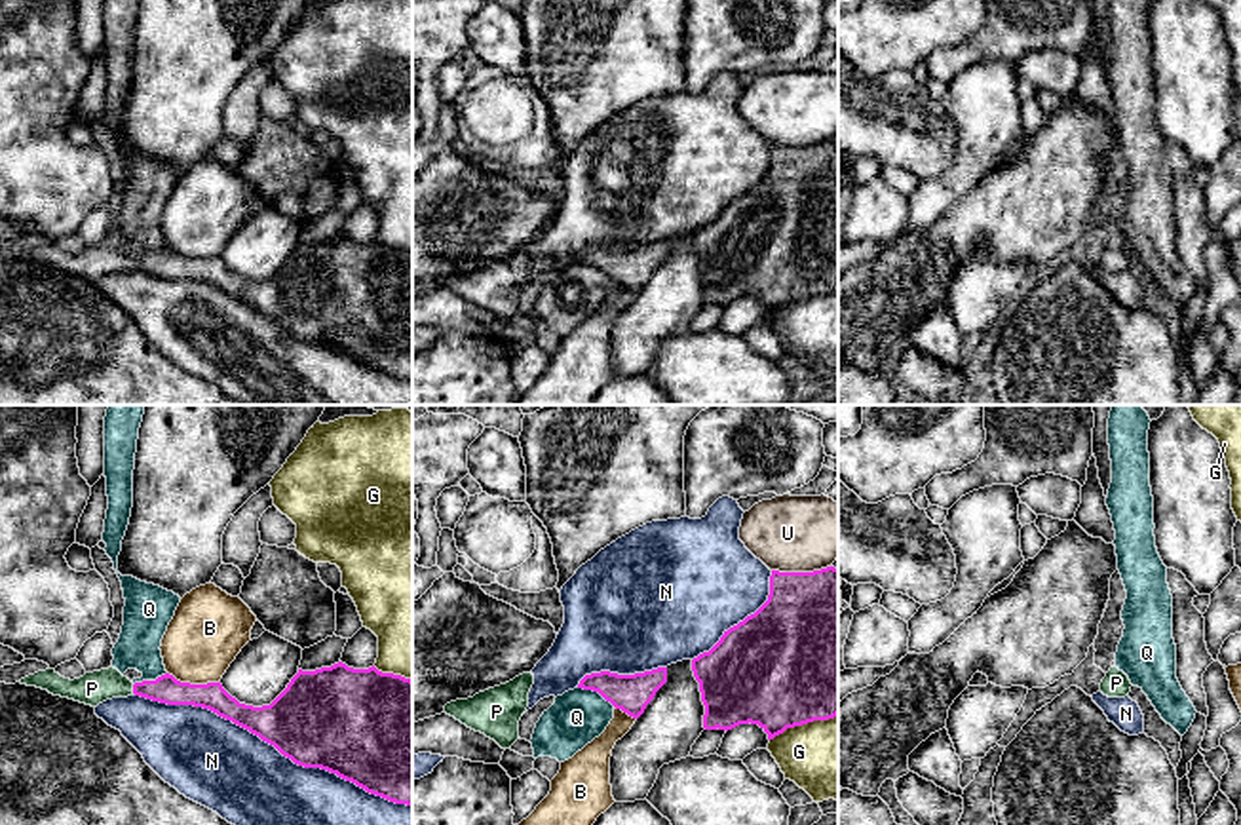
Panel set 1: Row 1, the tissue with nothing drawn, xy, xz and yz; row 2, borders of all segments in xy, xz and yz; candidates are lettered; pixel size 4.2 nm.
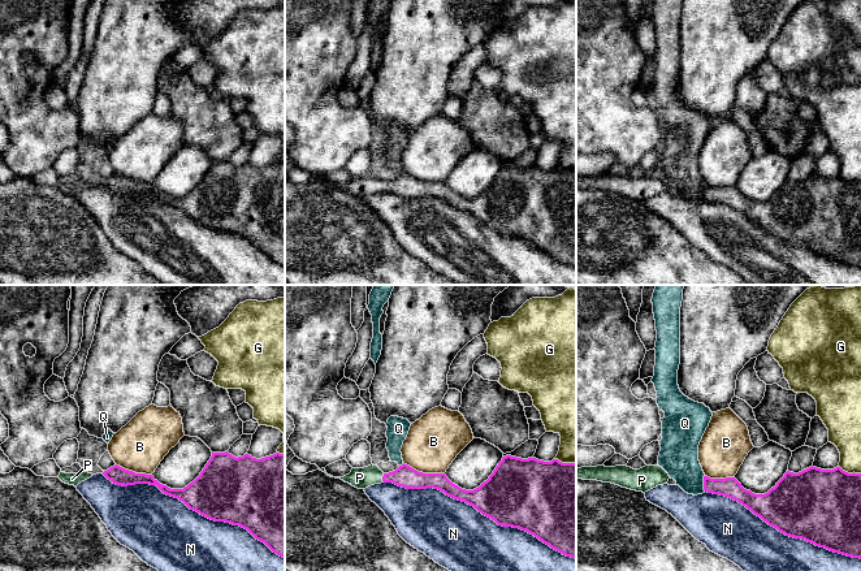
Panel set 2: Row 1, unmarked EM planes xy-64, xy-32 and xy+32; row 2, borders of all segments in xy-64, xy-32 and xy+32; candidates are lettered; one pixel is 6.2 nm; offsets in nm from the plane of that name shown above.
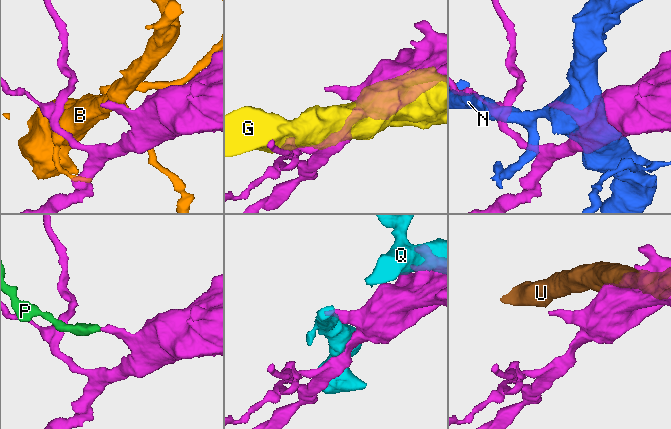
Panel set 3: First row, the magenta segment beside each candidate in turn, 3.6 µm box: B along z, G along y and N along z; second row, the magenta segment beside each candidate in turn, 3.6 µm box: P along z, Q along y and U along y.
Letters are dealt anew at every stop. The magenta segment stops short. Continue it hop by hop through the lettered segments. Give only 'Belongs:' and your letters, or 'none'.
Belongs: P

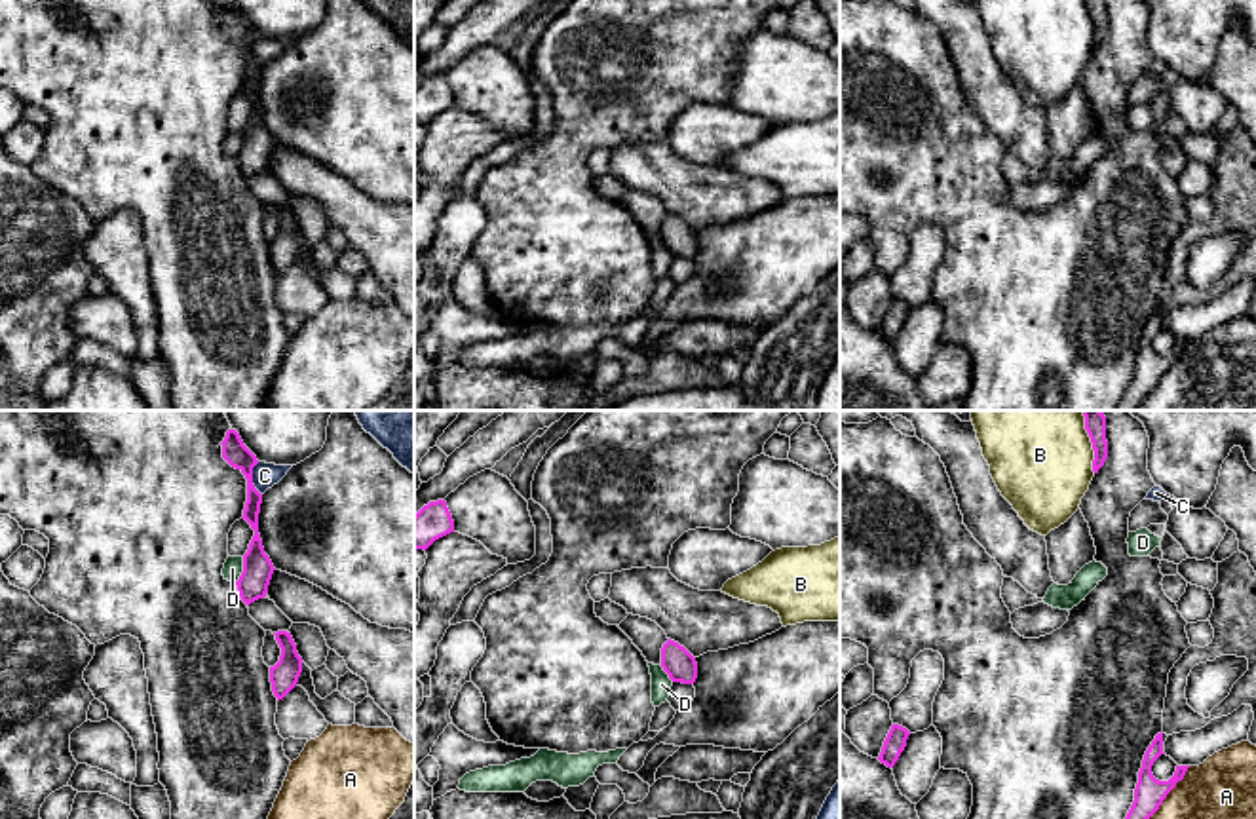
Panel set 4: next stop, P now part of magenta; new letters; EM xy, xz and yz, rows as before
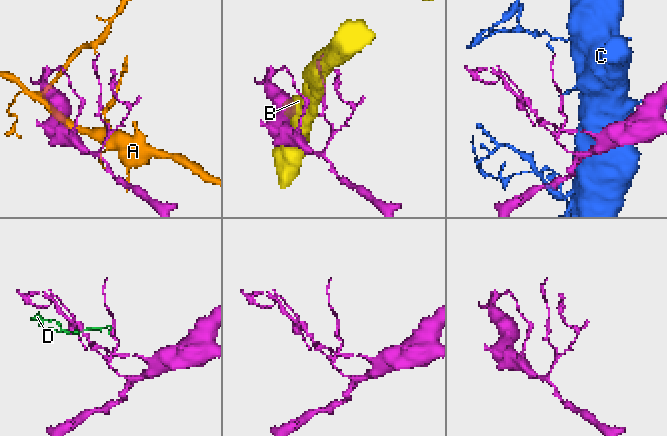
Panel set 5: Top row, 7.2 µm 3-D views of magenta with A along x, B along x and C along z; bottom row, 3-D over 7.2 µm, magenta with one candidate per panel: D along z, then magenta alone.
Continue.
Belongs: none

